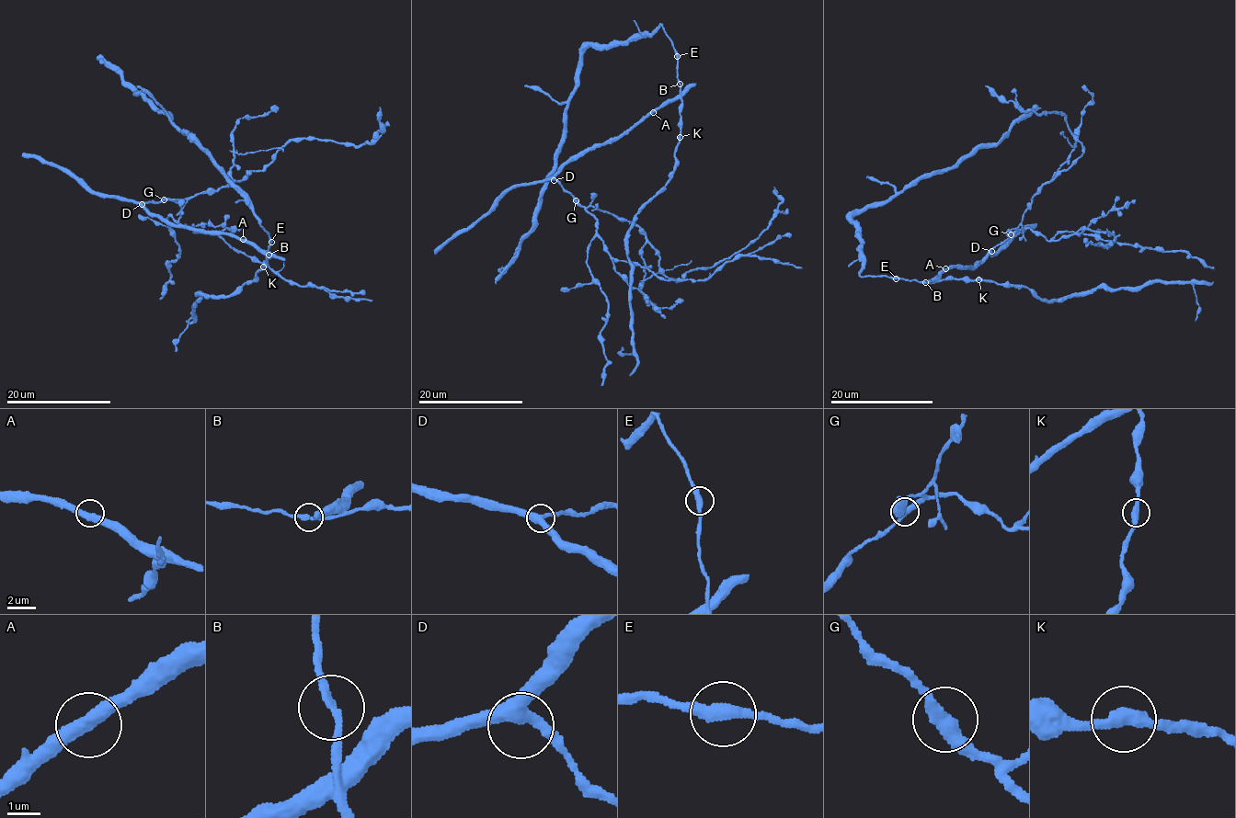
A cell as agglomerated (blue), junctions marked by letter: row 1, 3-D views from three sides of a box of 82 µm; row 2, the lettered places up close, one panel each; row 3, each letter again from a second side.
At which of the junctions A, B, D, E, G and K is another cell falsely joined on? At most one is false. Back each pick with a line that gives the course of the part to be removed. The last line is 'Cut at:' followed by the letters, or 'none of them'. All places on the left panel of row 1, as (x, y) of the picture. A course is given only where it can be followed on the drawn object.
Cut at: none of them

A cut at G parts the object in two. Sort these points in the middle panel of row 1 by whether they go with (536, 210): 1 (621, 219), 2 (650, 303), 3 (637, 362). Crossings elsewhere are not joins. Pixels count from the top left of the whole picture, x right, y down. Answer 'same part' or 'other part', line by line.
1: other part
2: other part
3: same part

